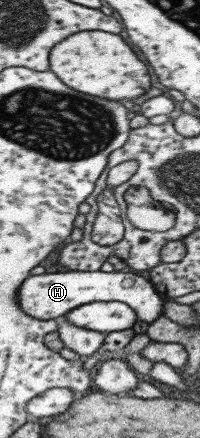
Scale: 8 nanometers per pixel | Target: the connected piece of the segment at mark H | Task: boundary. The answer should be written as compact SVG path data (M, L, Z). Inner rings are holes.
M49 269L44 274L30 275L24 279L18 291L18 302L25 314L37 320L57 320L70 313L72 309L94 303L94 301L120 301L127 303L141 321L152 323L160 317L164 297L158 293L155 285L134 272L101 270L55 272Z

